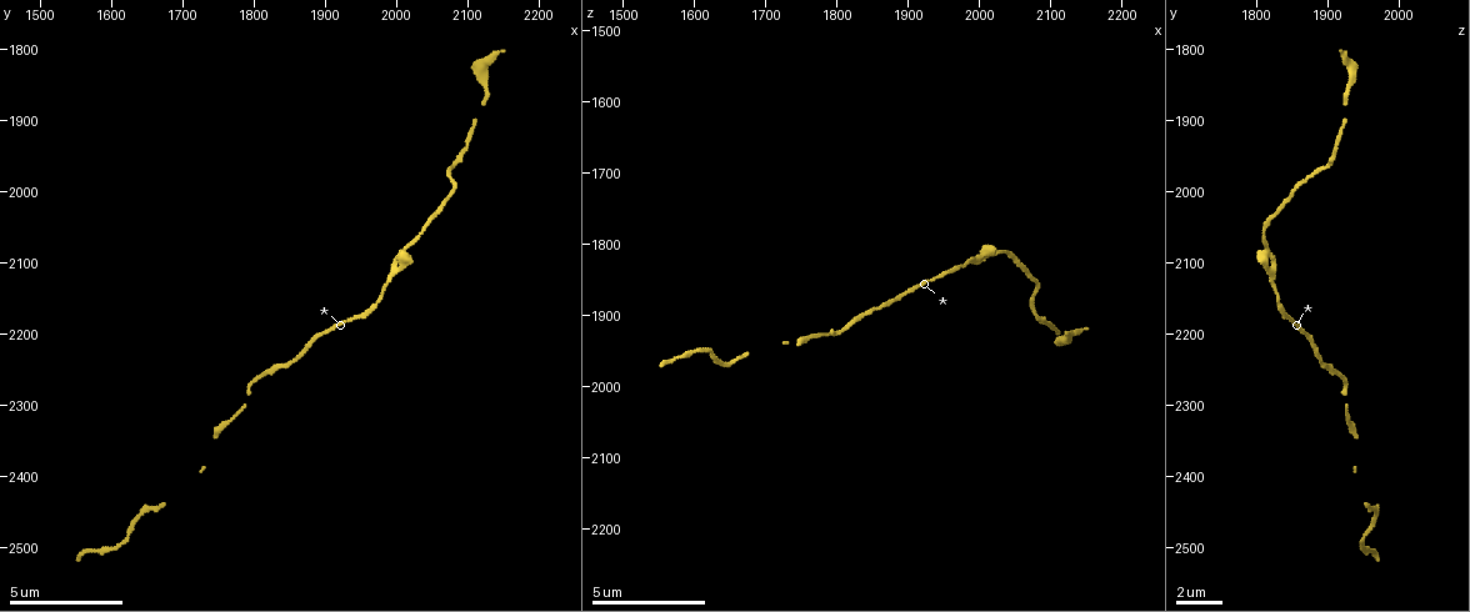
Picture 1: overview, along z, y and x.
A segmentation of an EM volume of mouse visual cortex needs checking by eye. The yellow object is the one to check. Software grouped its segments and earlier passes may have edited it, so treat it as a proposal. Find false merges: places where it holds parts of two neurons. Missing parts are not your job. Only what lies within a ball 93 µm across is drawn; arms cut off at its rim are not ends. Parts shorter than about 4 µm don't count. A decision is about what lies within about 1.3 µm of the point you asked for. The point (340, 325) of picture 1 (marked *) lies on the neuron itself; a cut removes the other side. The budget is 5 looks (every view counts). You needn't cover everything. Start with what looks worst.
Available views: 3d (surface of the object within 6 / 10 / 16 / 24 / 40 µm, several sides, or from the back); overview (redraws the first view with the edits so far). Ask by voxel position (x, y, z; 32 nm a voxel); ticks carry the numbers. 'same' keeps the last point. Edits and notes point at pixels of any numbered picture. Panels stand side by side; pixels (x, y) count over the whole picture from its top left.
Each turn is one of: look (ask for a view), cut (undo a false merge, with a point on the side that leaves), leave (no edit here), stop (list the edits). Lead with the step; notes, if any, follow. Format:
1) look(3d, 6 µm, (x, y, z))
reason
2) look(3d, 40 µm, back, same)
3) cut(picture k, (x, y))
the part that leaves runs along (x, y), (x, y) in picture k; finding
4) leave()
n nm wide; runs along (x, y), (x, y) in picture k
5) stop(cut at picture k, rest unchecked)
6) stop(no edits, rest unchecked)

look(3d, 6 µm, (2010, 2080, 1810))
thick turns thin

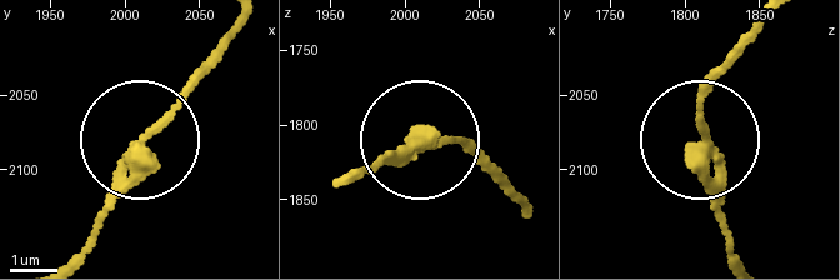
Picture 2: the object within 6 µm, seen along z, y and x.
leave()
300 nm wide; runs along (736, 253), (696, 134), (700, 98), (729, 66) in picture 2; all the same neuron

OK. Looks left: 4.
look(3d, 10 µm, (2130, 1865, 1925))
thick turns thin

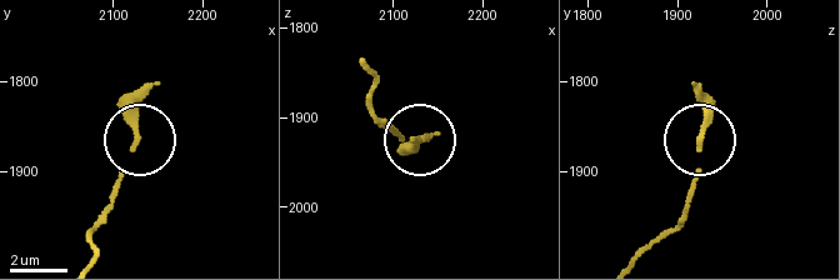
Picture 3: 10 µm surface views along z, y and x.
leave()
runs along (91, 256), (91, 235), (140, 135), (141, 99), (159, 85) in picture 3; one neuron here

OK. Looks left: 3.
look(3d, 10 µm, (2075, 1985, 1870))
a narrow waist

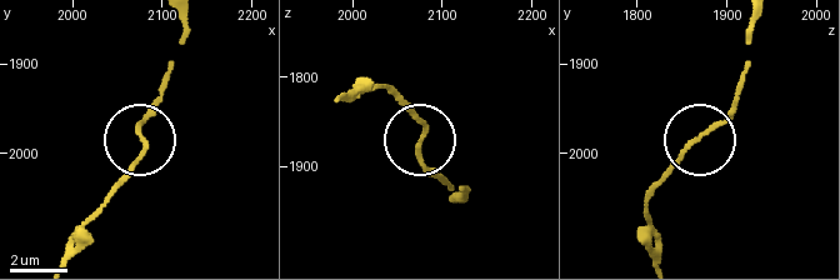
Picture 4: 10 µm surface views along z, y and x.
leave()
runs along (338, 100), (388, 89), (419, 120), (421, 155), (440, 181) in picture 4; one neuron here

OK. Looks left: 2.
stop(no edits, rest unchecked)

